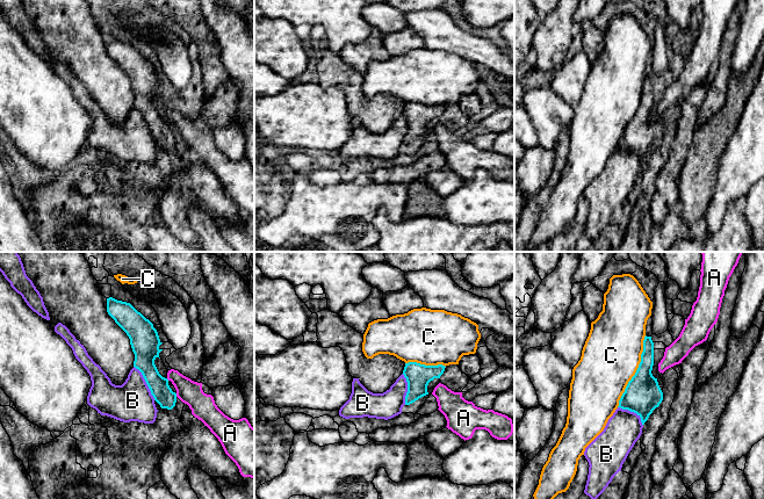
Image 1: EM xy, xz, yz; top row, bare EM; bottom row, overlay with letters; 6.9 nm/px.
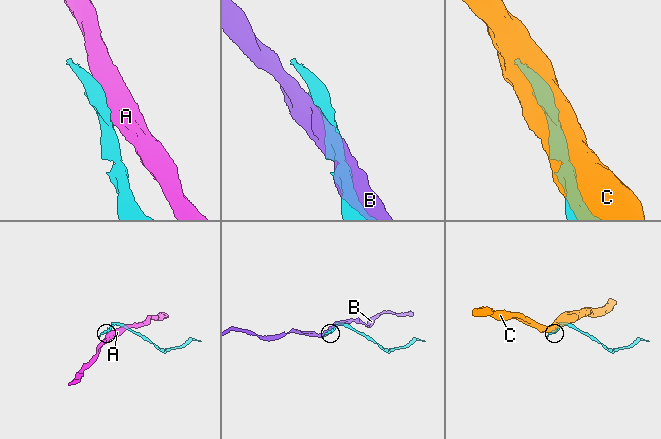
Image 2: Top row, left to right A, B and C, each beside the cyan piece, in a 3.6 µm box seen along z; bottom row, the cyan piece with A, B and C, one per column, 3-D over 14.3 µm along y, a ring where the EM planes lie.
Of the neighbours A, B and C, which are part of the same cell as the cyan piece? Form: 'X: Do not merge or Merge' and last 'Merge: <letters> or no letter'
A: Do not merge
B: Do not merge
C: Do not merge
Merge: no letter

